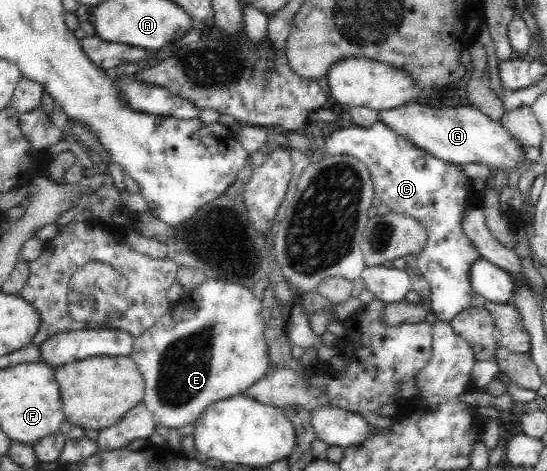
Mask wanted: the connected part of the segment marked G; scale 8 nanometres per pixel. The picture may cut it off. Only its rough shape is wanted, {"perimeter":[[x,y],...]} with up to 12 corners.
{"perimeter":[[425,100],[380,123],[441,161],[512,170],[525,148],[479,108]]}

